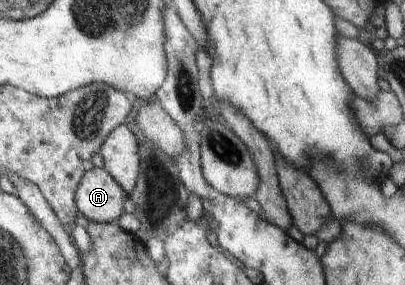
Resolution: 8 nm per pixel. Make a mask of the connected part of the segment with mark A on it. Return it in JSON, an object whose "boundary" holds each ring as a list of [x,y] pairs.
{"boundary":[[[93,167],[84,171],[75,193],[80,214],[89,221],[107,224],[124,213],[123,202],[128,196],[107,170]]]}

